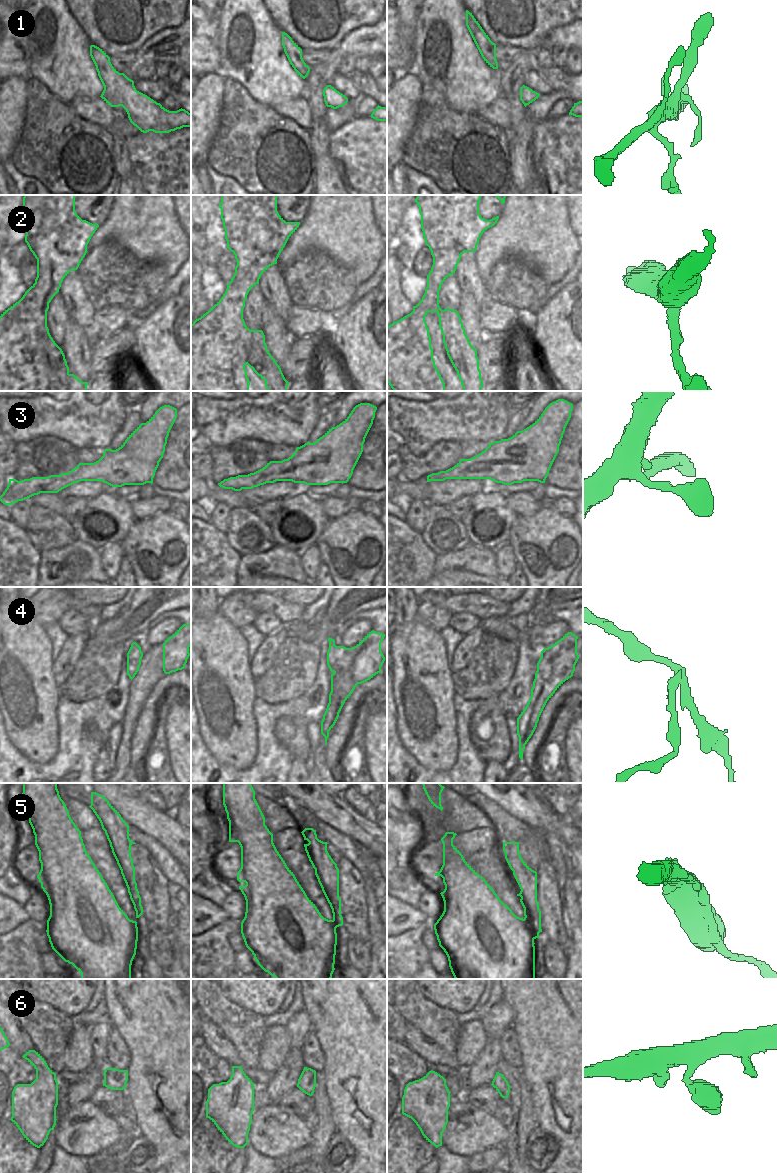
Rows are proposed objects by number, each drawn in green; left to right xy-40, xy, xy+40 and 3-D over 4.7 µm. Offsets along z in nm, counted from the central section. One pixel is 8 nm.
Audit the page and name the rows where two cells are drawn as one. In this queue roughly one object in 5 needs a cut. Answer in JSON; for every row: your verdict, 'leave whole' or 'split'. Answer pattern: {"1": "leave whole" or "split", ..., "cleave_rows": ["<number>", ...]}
{"1": "leave whole", "2": "split", "3": "leave whole", "4": "split", "5": "leave whole", "6": "leave whole", "cleave_rows": ["2", "4"]}

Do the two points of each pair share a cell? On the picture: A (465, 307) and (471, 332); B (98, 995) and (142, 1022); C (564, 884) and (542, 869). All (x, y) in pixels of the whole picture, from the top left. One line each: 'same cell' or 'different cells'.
A: same cell
B: different cells
C: different cells

